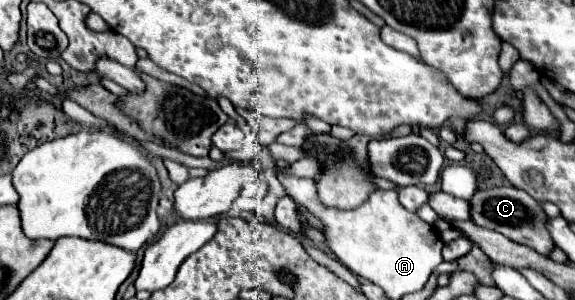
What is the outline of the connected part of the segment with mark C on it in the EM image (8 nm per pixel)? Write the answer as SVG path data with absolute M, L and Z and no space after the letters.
M494 186L494 188L480 188L474 196L472 196L472 220L476 220L476 224L484 226L484 228L492 228L504 236L508 236L510 240L530 246L536 252L548 256L556 244L546 228L548 222L548 214L544 212L542 204L536 202L530 194L526 194L524 190L516 188L516 186Z

